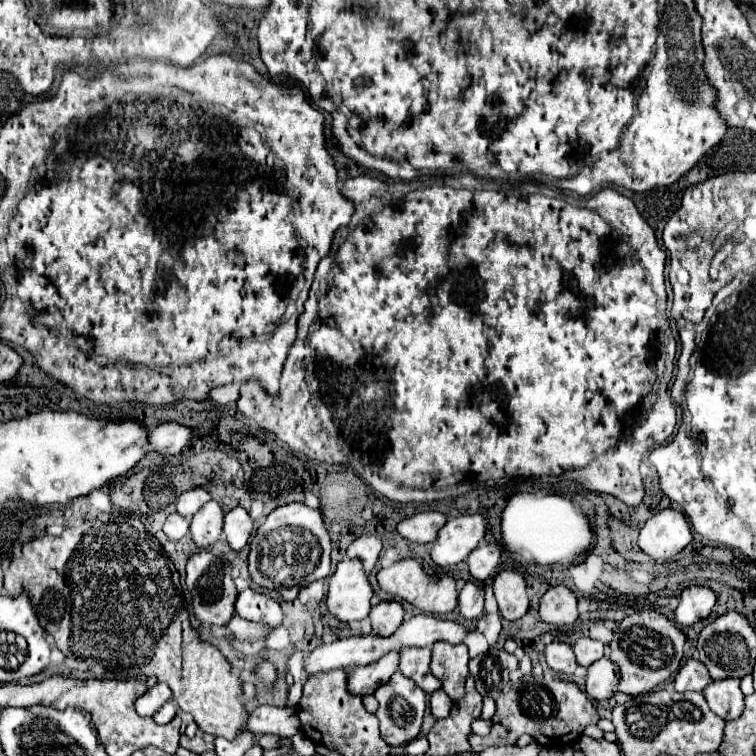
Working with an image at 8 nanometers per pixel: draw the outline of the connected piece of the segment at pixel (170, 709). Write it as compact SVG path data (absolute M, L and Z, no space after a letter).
M170 699L170 701L166 701L166 703L154 713L154 721L156 721L158 725L164 725L164 723L170 723L170 721L174 719L174 715L176 715L176 703Z

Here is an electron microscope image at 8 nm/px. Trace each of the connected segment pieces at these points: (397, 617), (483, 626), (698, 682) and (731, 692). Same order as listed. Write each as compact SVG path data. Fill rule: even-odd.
M380 601L372 607L370 611L370 621L372 621L372 631L376 635L392 635L404 619L404 609L398 601Z
M492 613L492 615L482 615L478 621L476 621L476 629L488 639L490 645L494 645L498 641L498 635L500 635L500 615L498 613Z
M688 659L686 665L674 677L674 687L680 693L686 693L686 691L702 691L710 681L712 679L708 675L708 669L704 669L704 665L700 661Z
M722 679L722 681L712 681L704 689L706 703L710 709L722 717L724 721L732 721L740 717L742 707L744 707L744 695L740 691L738 679Z

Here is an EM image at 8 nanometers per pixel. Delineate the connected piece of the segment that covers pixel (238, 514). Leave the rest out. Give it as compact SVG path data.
M236 507L232 511L228 511L224 515L224 527L222 527L224 535L226 535L226 541L228 545L234 549L234 551L240 551L250 535L252 535L252 519L248 515L246 509L242 507Z

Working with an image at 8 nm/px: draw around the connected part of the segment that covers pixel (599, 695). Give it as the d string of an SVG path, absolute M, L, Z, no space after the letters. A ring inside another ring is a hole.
M602 657L600 661L594 661L588 667L588 675L586 675L586 693L592 699L610 699L616 693L616 685L618 685L618 673L616 673L616 665L612 665L612 661L608 661L608 657Z

